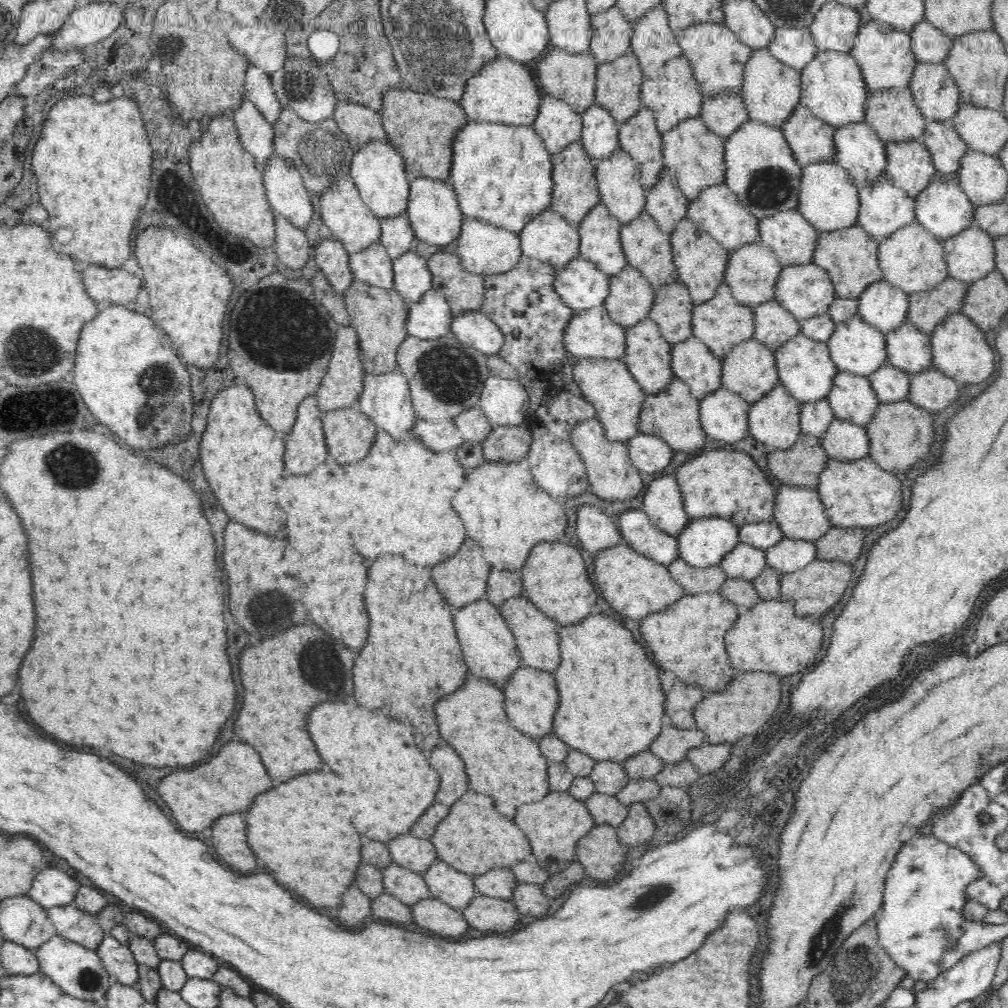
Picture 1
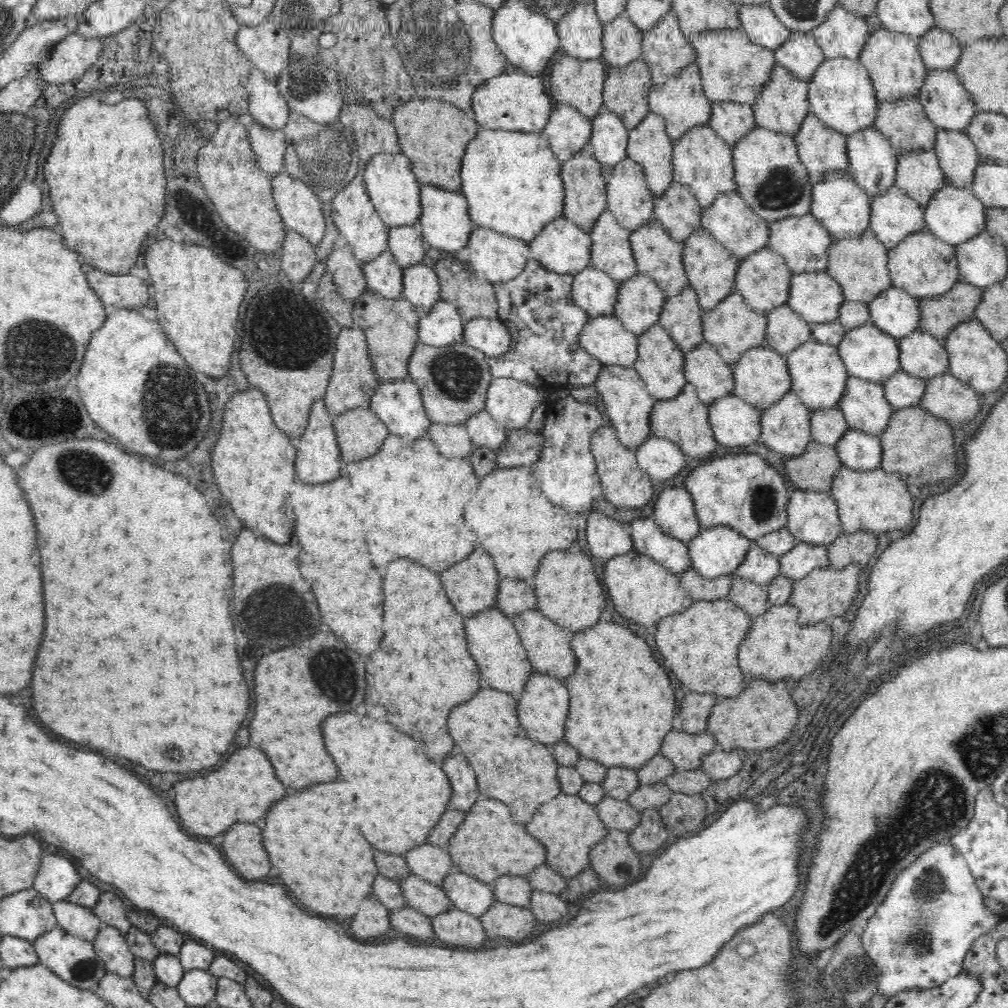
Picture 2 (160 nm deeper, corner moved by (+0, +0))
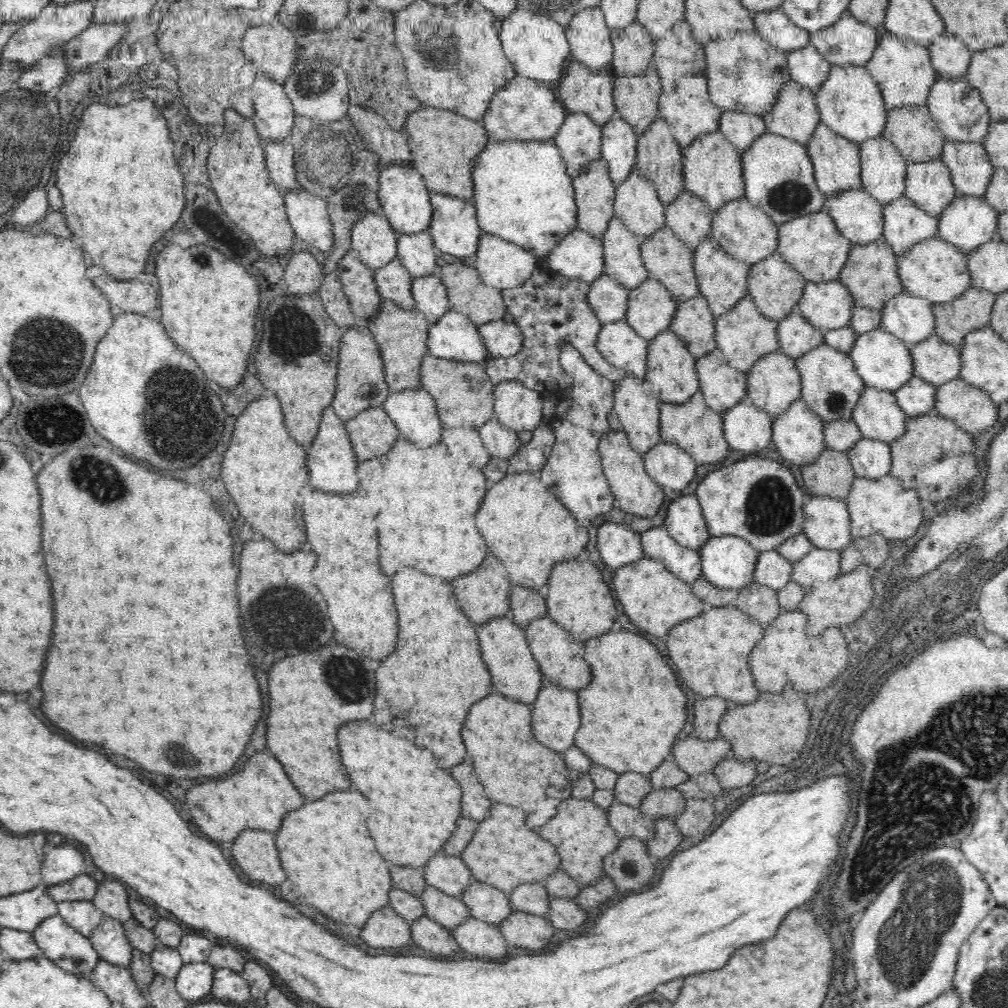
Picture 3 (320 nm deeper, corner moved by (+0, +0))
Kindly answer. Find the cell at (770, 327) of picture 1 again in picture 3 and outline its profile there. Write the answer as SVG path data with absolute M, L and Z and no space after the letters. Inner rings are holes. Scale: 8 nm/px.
M797 310L790 312L777 322L776 338L779 350L798 358L812 347L821 345L824 331L809 323Z

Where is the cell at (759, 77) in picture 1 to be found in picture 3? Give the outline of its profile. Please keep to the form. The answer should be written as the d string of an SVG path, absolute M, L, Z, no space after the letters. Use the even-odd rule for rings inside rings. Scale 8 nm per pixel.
M788 80L779 88L772 110L760 118L769 133L791 138L805 146L813 128L820 123L814 91Z

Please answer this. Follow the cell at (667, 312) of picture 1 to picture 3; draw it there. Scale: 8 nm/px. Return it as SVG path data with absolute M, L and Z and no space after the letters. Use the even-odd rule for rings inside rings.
M701 293L677 303L668 330L672 331L696 359L716 348L713 340L715 316Z

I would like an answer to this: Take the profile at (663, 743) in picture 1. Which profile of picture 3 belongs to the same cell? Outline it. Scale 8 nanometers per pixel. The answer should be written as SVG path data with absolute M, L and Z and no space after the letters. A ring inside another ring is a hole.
M680 735L671 748L671 758L688 775L710 773L718 762L731 757L731 744L716 738L705 741L695 736Z

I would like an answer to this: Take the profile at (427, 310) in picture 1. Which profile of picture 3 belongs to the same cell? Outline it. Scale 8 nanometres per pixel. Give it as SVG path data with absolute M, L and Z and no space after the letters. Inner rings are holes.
M451 307L436 322L429 323L426 344L428 352L437 357L482 363L488 358L477 325Z

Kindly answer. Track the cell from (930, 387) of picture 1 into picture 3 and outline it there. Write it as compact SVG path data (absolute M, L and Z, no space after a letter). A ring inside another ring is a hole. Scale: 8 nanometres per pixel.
M960 376L935 387L933 412L954 421L972 436L992 428L996 410L997 405L984 390L970 385Z

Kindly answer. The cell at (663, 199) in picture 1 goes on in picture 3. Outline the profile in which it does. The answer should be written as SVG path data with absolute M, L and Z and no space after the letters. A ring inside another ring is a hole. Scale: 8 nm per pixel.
M686 189L665 204L665 225L693 252L700 241L709 238L712 217L713 212L707 204Z

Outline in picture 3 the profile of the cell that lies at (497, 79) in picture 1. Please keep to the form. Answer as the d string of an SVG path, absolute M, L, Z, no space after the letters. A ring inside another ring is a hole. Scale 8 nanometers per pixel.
M520 75L511 76L488 102L486 114L480 121L490 140L506 139L552 139L564 122L567 111L554 97L552 87L544 81L537 81Z

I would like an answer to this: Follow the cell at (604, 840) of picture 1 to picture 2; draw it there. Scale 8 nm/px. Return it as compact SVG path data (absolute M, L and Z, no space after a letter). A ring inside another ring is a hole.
M606 829L605 835L590 847L588 860L597 876L614 888L640 876L639 854L628 844L627 831Z

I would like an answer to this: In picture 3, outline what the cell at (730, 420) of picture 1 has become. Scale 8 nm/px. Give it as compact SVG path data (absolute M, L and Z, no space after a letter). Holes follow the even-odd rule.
M746 398L728 407L721 415L721 430L729 449L747 454L754 450L771 452L772 416Z

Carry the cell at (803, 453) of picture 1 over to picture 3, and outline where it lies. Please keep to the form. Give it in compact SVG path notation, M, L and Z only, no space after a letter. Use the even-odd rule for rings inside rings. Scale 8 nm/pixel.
M824 447L812 464L802 465L800 478L808 492L819 497L843 499L855 474L849 454Z

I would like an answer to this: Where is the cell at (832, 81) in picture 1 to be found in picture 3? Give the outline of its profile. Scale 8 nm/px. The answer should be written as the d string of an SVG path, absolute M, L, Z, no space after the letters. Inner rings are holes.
M830 65L824 82L814 91L820 123L854 143L882 135L886 123L886 106L877 82L866 66Z

